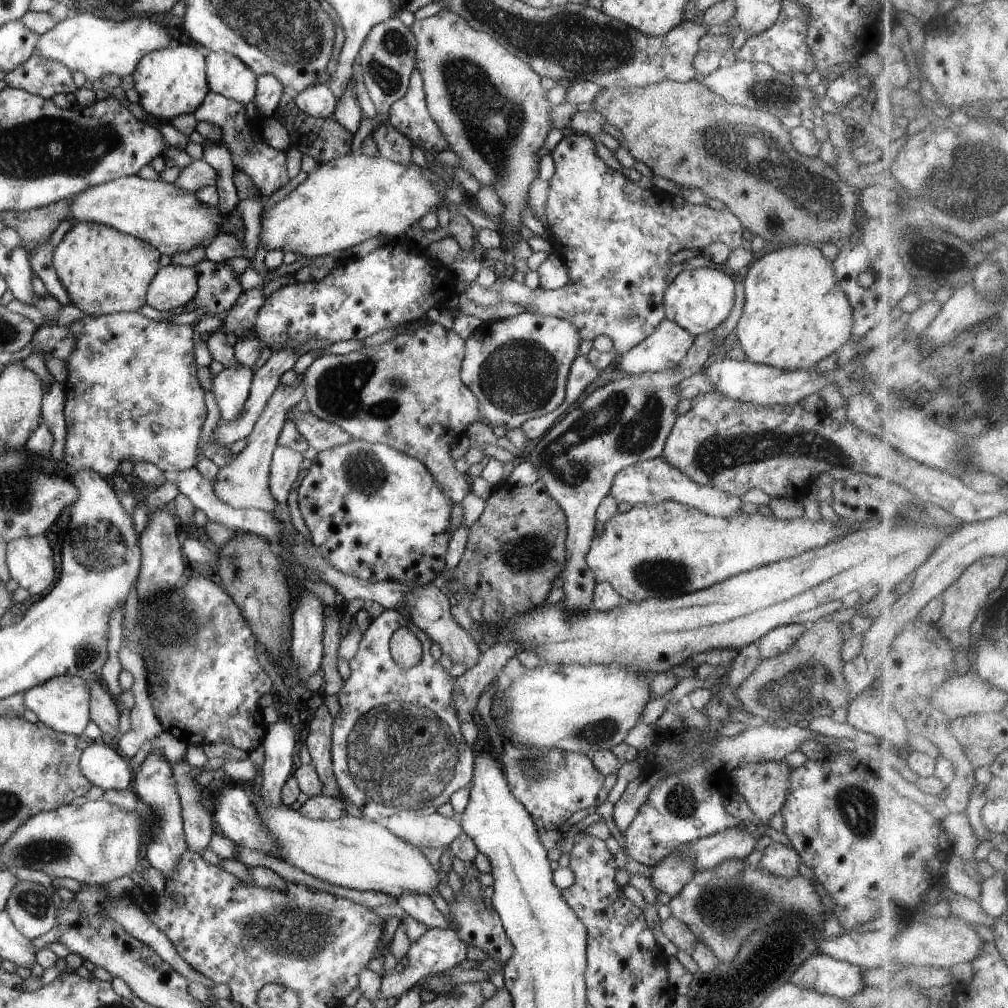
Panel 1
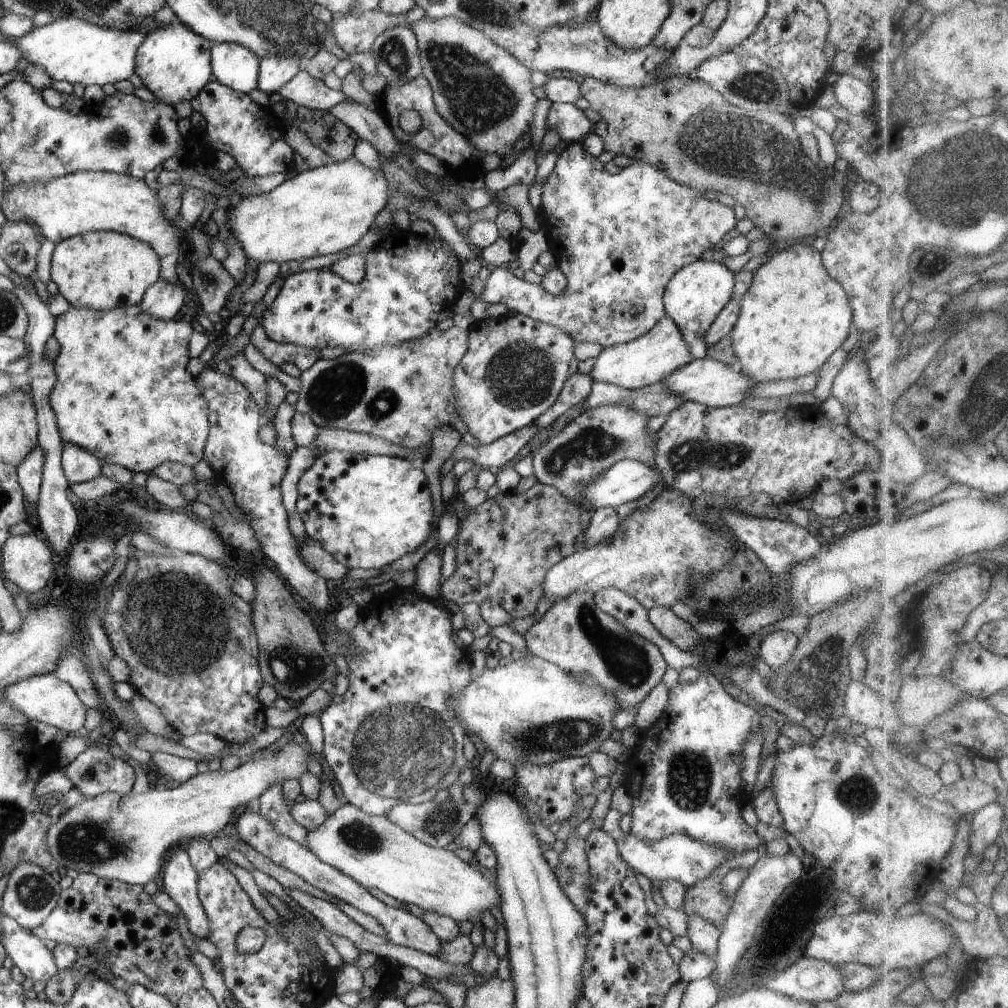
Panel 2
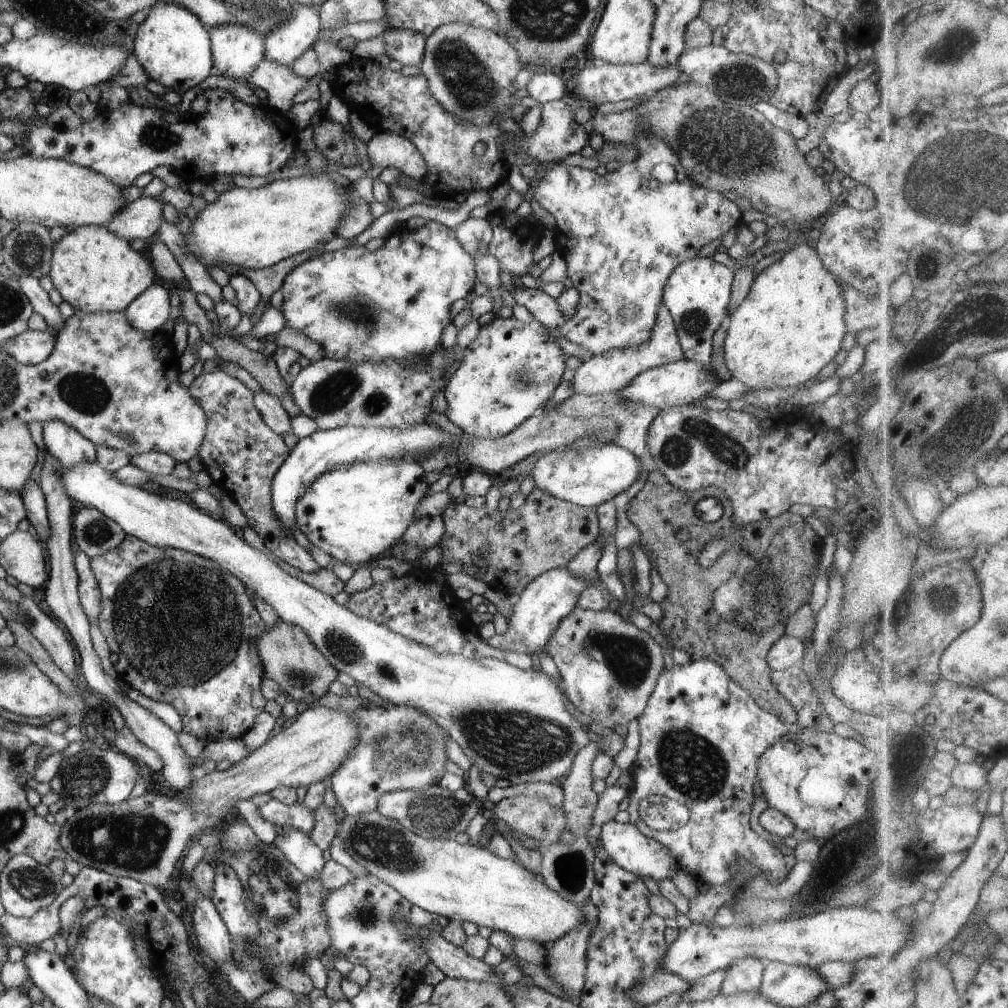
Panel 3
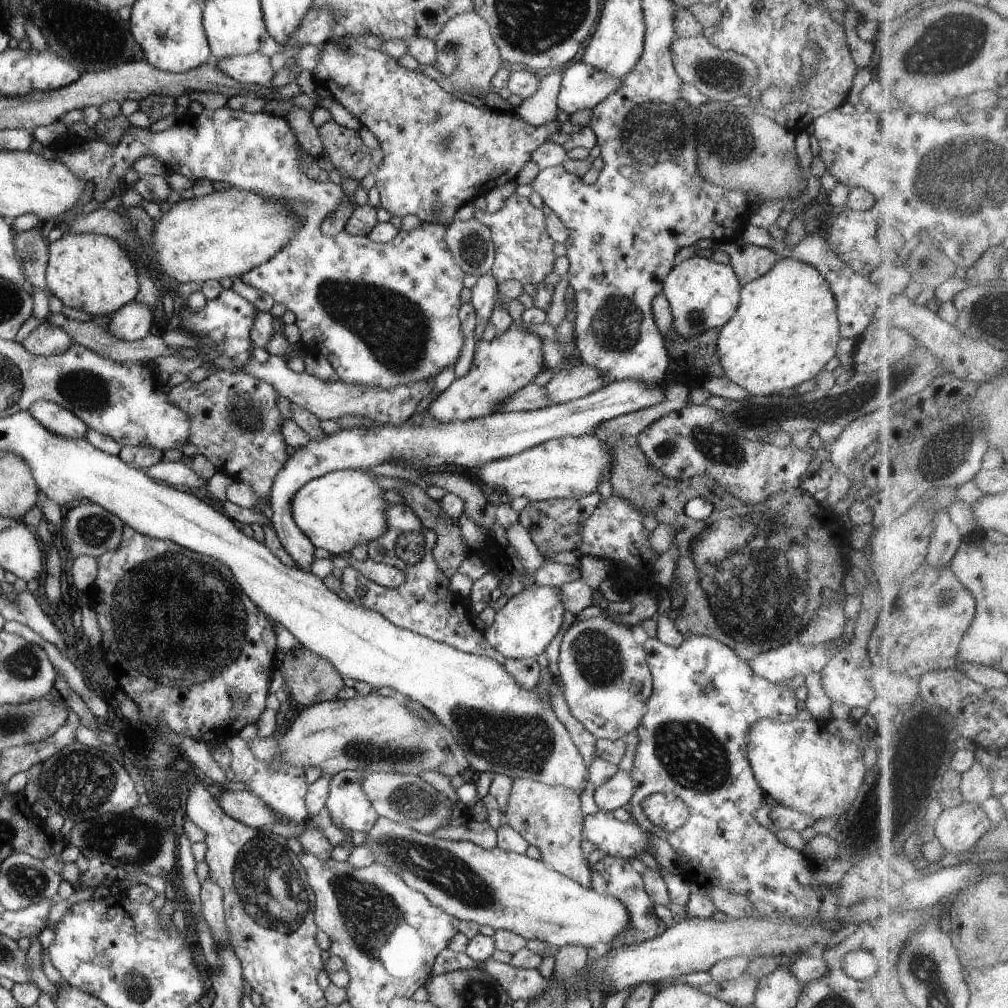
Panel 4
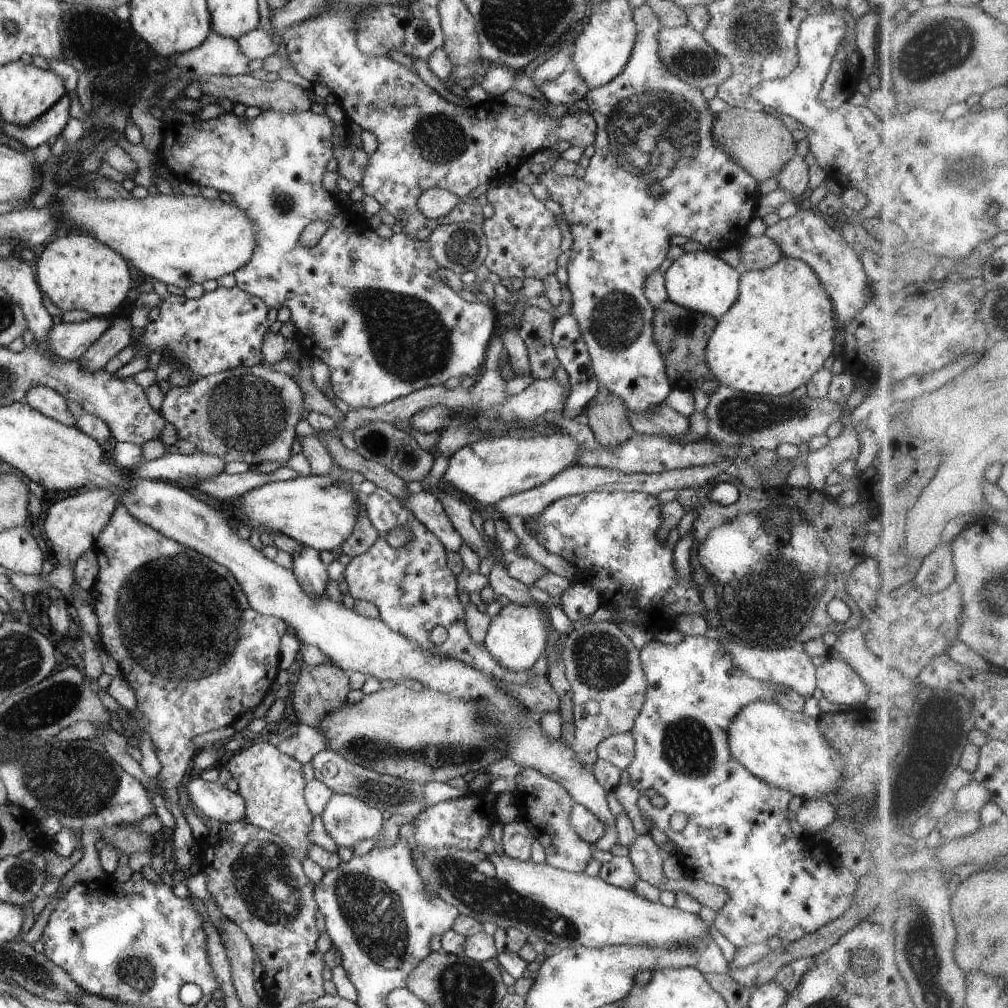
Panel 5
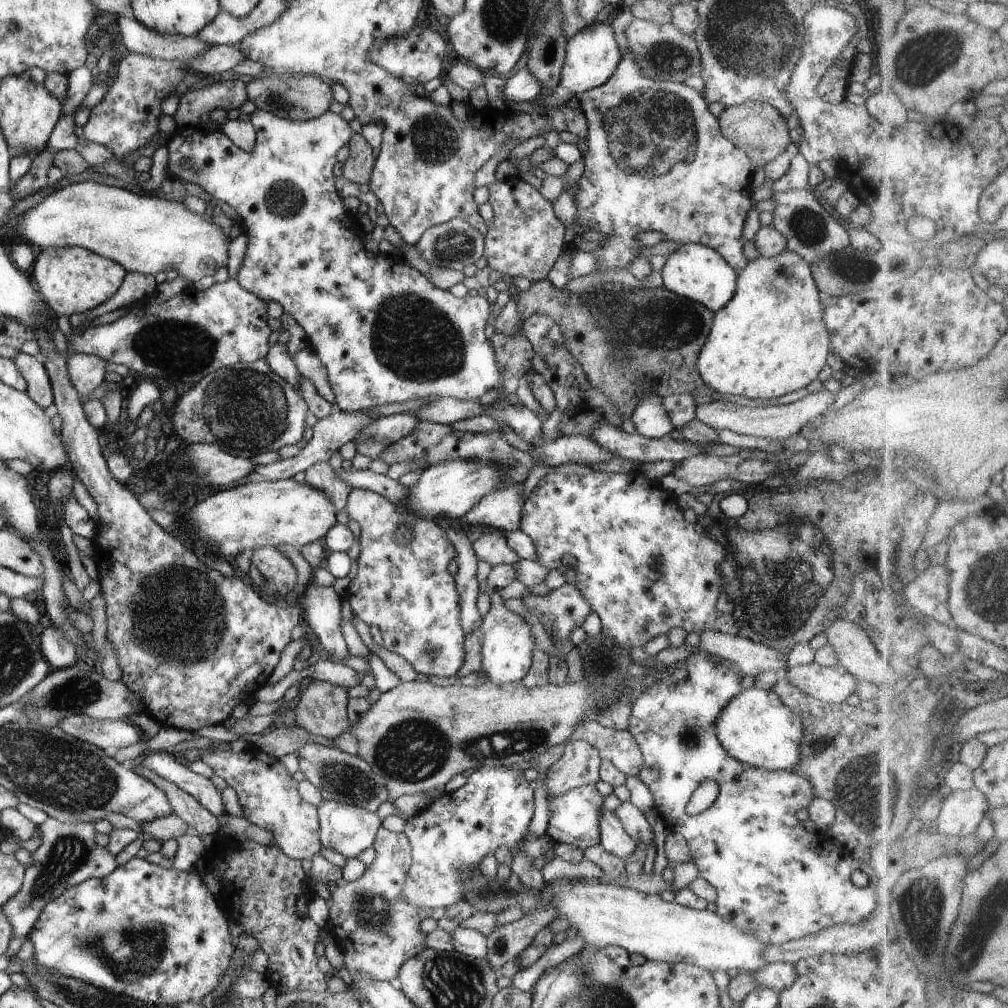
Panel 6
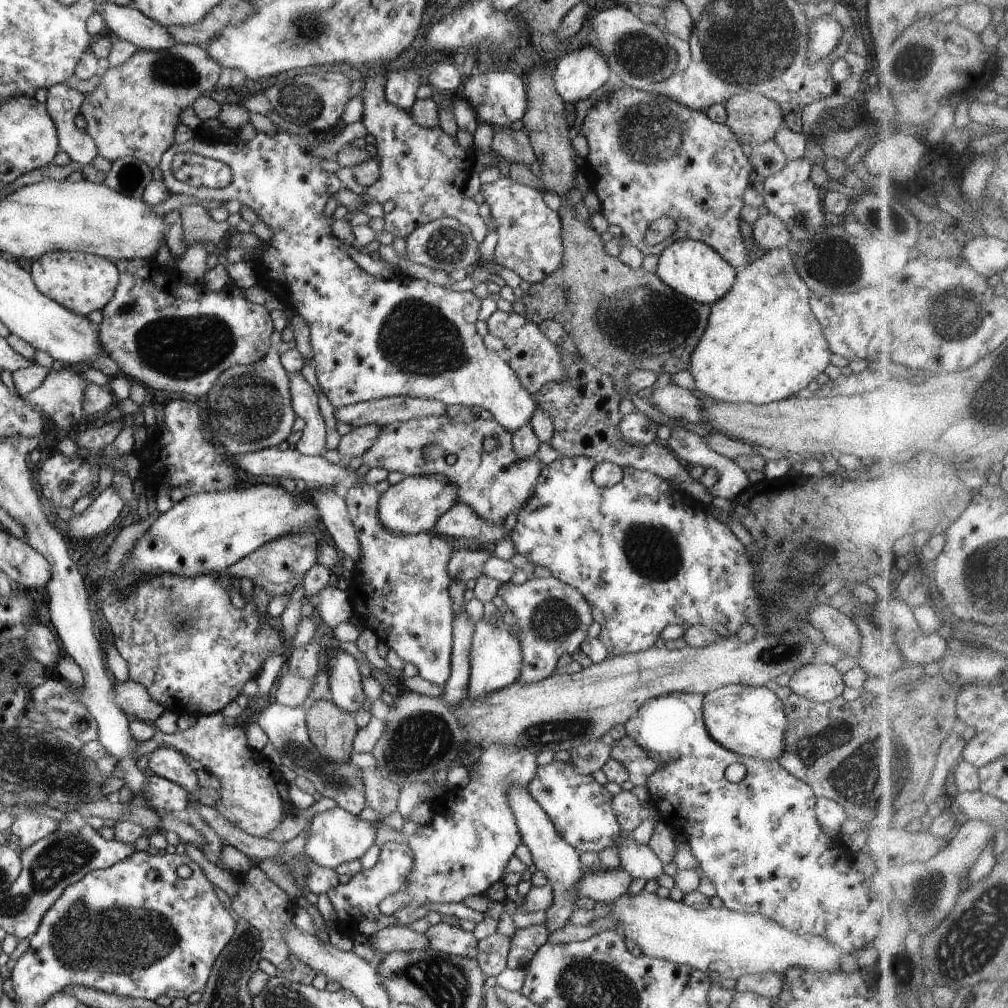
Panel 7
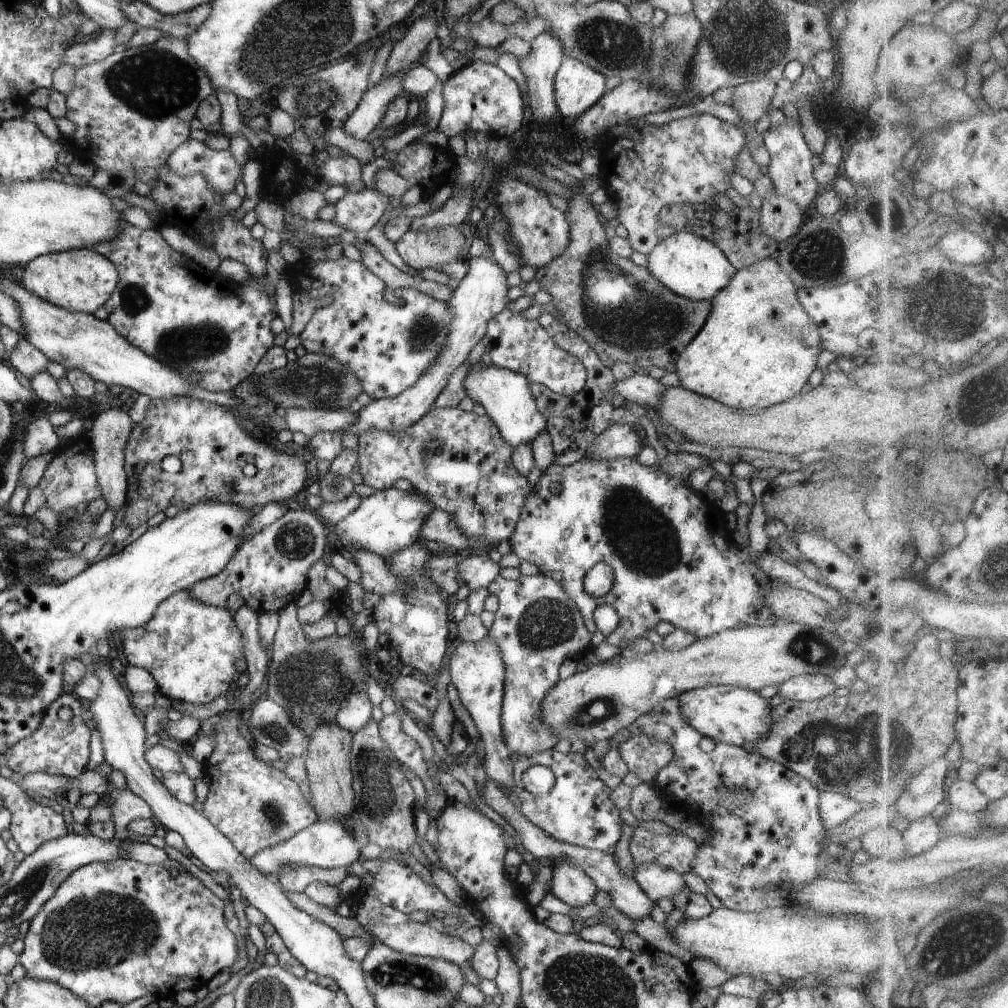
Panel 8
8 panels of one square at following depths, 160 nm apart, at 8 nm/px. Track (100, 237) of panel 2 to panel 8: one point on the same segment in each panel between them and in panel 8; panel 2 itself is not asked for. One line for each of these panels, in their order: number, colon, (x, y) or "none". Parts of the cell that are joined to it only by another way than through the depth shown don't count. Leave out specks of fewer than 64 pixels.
3: (94, 270)
4: (92, 273)
5: (77, 272)
6: (72, 280)
7: (83, 283)
8: (81, 280)

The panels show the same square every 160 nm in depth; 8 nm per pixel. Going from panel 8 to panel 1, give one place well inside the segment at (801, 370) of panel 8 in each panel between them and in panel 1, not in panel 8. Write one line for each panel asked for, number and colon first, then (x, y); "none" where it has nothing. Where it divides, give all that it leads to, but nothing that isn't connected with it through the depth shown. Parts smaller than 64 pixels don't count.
1: (795, 313)
2: (794, 315)
3: (790, 326)
4: (785, 330)
5: (780, 331)
6: (769, 341)
7: (762, 344)

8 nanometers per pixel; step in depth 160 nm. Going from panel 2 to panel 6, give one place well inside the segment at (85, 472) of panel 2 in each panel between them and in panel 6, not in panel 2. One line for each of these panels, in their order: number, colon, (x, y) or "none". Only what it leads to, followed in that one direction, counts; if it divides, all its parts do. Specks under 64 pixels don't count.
3: (68, 446)
4: (54, 418)
5: (48, 399)
6: (40, 388)

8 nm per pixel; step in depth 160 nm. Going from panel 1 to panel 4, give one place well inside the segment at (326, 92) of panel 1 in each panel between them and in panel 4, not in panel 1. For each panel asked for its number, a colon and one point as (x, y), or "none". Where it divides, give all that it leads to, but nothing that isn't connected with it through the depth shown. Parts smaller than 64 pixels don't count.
2: (305, 90)
3: (279, 82)
4: (254, 69)

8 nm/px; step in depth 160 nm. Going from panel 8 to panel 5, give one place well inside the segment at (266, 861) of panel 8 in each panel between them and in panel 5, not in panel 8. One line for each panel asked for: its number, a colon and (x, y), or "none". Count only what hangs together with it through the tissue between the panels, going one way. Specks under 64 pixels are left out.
5: (348, 820)
6: (346, 829)
7: (335, 837)

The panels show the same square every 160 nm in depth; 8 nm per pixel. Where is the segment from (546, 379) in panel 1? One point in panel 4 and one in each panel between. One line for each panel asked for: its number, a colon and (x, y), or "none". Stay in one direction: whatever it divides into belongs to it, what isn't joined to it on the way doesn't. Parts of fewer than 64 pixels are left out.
2: (514, 368)
3: (508, 373)
4: (501, 367)

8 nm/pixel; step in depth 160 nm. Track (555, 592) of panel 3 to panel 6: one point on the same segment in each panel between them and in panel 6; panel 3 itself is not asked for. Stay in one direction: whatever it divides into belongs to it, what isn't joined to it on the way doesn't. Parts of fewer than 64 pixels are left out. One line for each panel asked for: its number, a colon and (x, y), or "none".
4: (523, 628)
5: (516, 638)
6: (507, 642)

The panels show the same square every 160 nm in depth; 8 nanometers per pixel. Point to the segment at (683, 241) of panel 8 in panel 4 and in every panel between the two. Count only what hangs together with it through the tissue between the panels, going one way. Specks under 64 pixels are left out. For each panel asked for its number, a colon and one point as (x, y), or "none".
4: (703, 295)
5: (701, 281)
6: (694, 271)
7: (691, 268)

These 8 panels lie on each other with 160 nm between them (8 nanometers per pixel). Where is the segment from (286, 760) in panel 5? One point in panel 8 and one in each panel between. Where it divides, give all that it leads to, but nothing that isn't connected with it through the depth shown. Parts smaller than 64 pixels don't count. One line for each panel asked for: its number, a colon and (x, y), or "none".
6: (268, 795)
7: (254, 796)
8: (256, 806)

